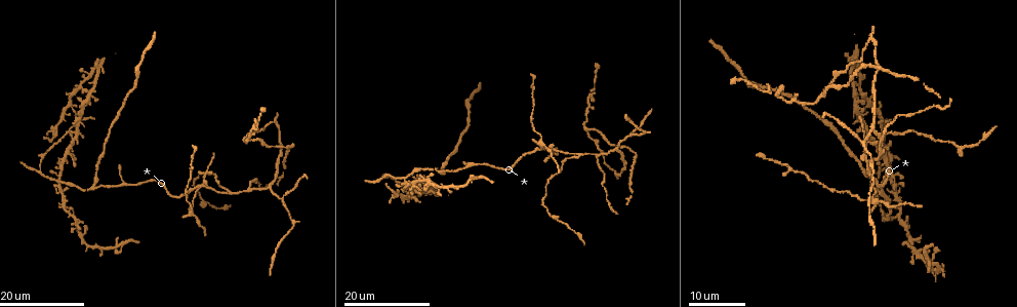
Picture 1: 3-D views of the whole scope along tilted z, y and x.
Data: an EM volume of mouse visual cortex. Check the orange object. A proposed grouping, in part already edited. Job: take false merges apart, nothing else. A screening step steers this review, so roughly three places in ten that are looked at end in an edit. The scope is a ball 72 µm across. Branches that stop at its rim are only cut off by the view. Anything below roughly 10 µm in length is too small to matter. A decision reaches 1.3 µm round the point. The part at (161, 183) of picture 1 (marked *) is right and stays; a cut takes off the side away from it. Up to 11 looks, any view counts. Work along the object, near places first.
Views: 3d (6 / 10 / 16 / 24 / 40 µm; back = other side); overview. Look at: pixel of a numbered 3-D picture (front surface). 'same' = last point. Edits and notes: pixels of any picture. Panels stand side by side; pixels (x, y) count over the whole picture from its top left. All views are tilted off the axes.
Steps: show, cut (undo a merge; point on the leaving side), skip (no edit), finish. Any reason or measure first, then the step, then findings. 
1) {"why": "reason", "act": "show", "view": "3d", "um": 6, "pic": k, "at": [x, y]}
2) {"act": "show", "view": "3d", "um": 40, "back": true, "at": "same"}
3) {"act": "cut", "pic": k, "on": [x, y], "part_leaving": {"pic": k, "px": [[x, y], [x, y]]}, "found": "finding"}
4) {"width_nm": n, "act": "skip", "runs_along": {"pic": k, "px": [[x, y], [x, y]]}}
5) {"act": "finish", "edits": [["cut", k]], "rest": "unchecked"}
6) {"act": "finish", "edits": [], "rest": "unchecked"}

{"why": "three arms meet", "act": "show", "view": "3d", "um": 24, "pic": 1, "at": [441, 173]}

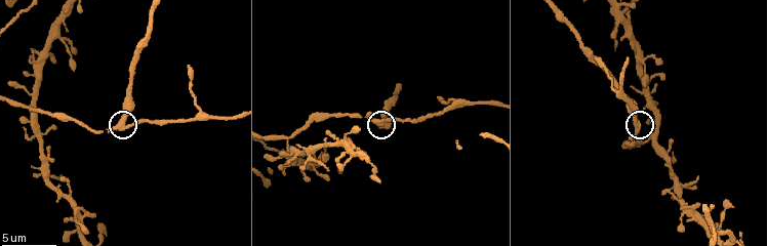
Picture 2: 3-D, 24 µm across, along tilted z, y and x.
{"act": "show", "view": "3d", "um": 6, "pic": 2, "at": [379, 124]}

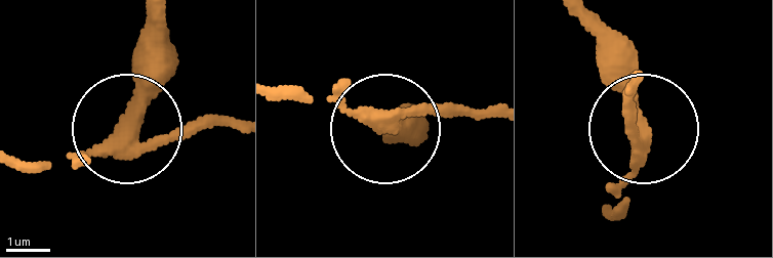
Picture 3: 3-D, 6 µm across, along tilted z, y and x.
{"why": "from behind", "act": "show", "view": "3d", "um": 6, "back": true, "pic": 3, "at": [387, 127]}

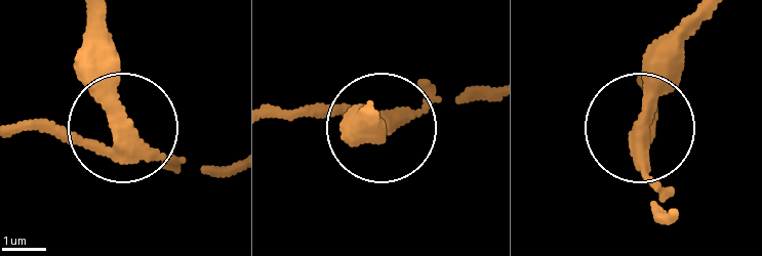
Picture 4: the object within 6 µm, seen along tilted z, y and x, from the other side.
{"side_arm_um": 50, "arms": 3, "act": "cut", "pic": 4, "on": [113, 90], "found": "two cells meet here"}

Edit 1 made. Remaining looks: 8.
{"act": "show", "view": "overview"}

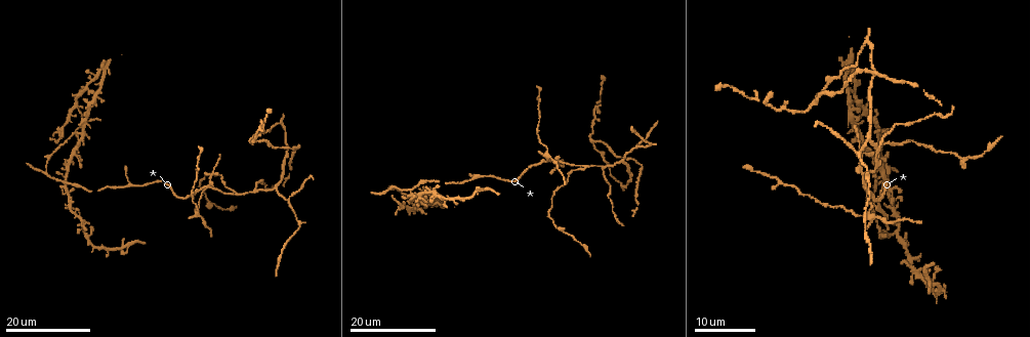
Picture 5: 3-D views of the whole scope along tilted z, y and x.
{"why": "three-way junction", "act": "show", "view": "3d", "um": 24, "pic": 5, "at": [587, 166]}

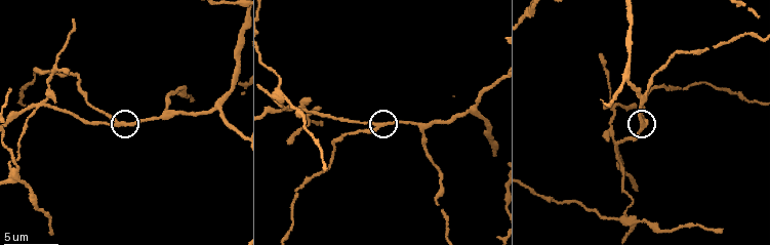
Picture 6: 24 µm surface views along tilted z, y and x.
{"act": "show", "view": "3d", "um": 6, "pic": 6, "at": [377, 125]}

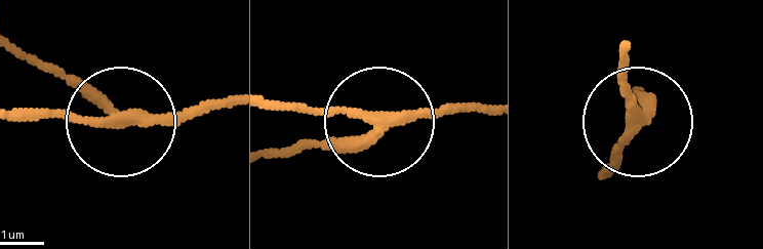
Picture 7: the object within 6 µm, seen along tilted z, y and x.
{"arms": 3, "act": "skip", "found": "all the same cell"}

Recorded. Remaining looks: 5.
{"why": "three-way junction", "act": "show", "view": "3d", "um": 16, "pic": 6, "at": [422, 129]}

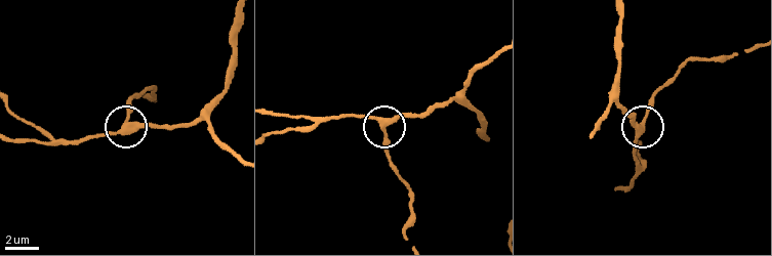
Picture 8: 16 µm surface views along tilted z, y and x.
{"side_arm_um": 18, "act": "skip", "runs_along": {"pic": 8, "px": [[13, 139], [79, 143], [112, 134], [123, 125], [127, 97]]}, "found": "one cell here"}

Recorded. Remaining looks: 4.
{"why": "arms part here", "act": "show", "view": "3d", "um": 10, "pic": 6, "at": [219, 108]}

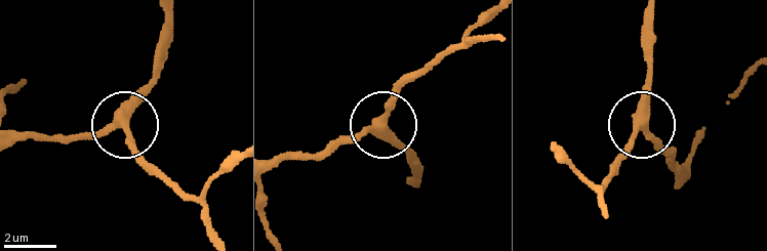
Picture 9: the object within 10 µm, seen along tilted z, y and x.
{"act": "show", "view": "3d", "um": 6, "pic": 9, "at": [637, 123]}

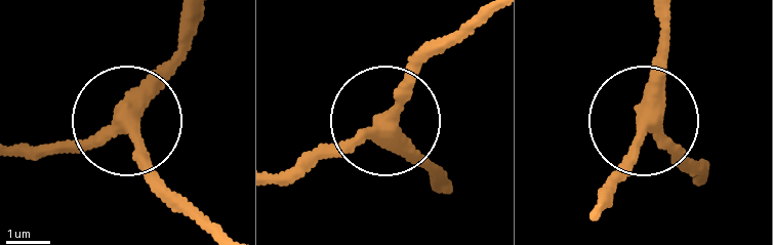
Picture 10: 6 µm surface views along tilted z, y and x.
{"arms": 3, "act": "skip", "runs_along": {"pic": 10, "px": [[278, 184], [384, 120], [413, 51]]}, "found": "continuous, no second cell"}

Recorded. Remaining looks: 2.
{"why": "a fork", "act": "show", "view": "3d", "um": 10, "pic": 6, "at": [528, 12]}

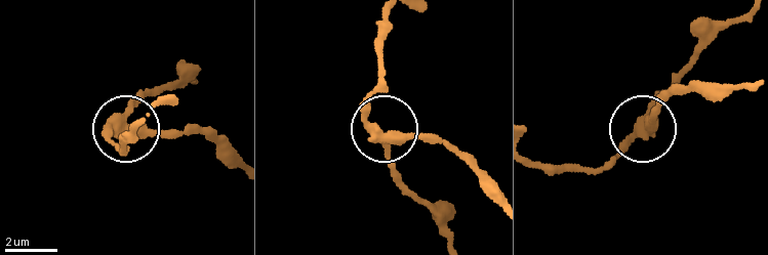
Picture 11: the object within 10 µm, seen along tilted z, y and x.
{"act": "show", "view": "3d", "um": 10, "back": true, "pic": 11, "at": [382, 135]}

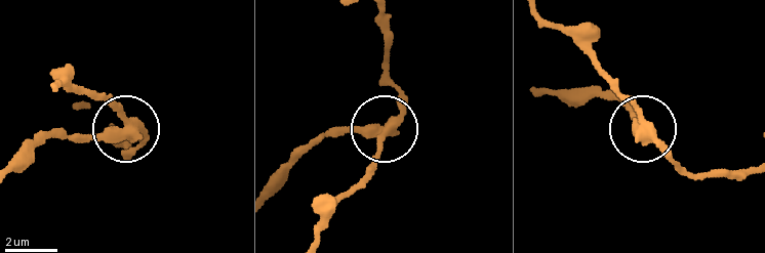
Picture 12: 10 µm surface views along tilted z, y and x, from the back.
{"act": "cut", "pic": 12, "on": [91, 135], "part_leaving": {"pic": 12, "px": [[130, 136], [48, 138], [13, 163]]}, "found": "a second cell is stuck on"}

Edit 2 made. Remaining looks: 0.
{"act": "finish", "edits": [["cut", 4], ["cut", 12]], "rest": "unchecked"}

